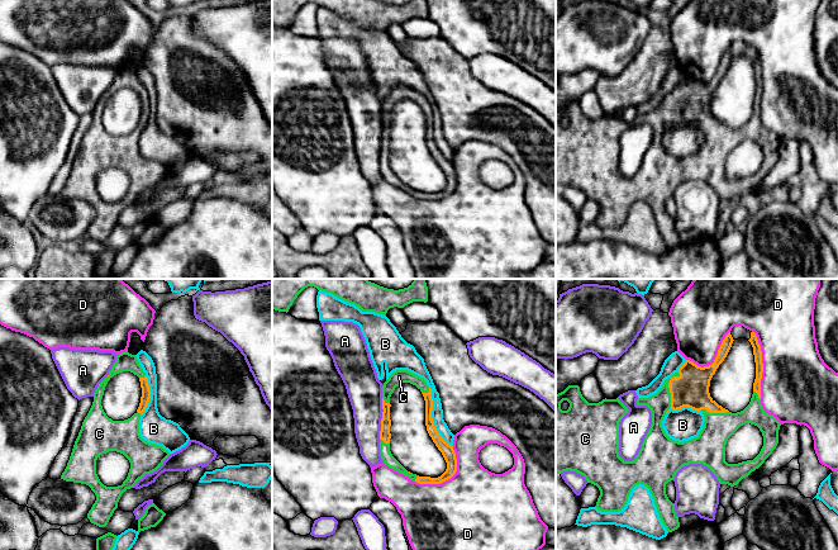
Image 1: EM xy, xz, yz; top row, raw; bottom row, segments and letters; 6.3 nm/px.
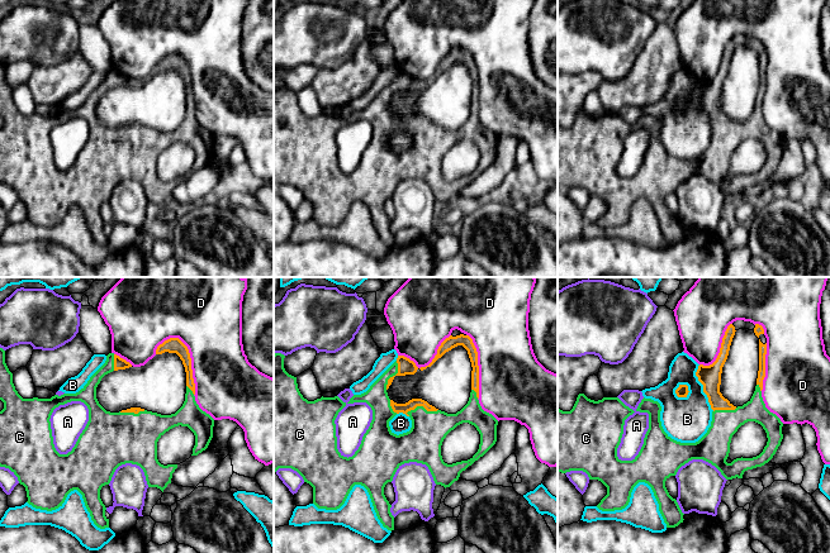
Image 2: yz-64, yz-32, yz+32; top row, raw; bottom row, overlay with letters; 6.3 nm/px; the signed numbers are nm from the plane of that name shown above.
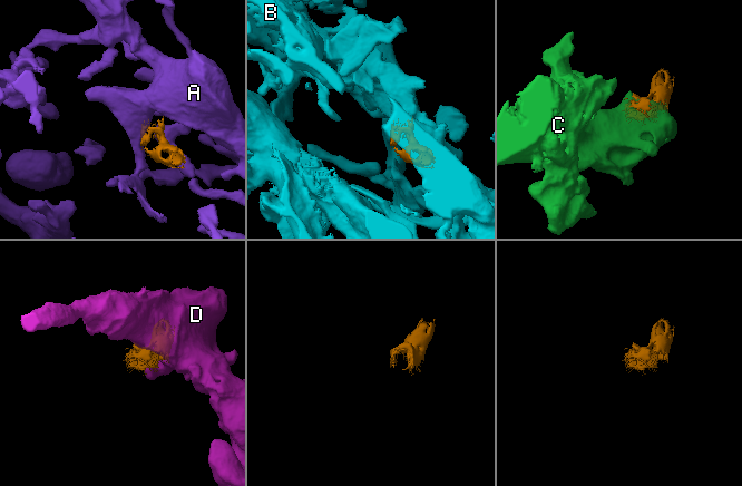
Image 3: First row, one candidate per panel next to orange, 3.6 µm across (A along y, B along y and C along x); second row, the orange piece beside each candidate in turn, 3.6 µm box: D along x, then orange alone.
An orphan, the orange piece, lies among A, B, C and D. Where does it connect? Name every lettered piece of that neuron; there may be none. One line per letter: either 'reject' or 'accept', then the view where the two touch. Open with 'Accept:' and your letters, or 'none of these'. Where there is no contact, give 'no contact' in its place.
Accept: C
A: reject | xz
B: reject | xz
C: accept | yz
D: reject | yz

